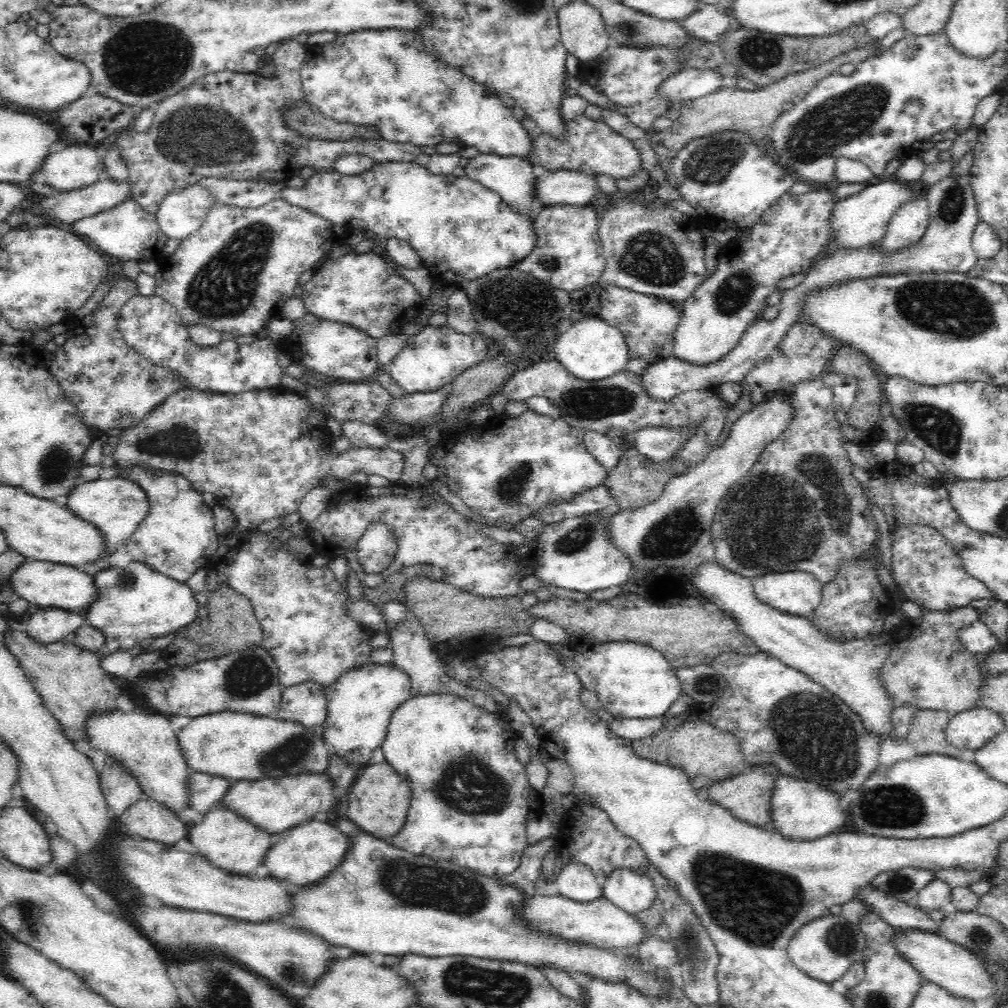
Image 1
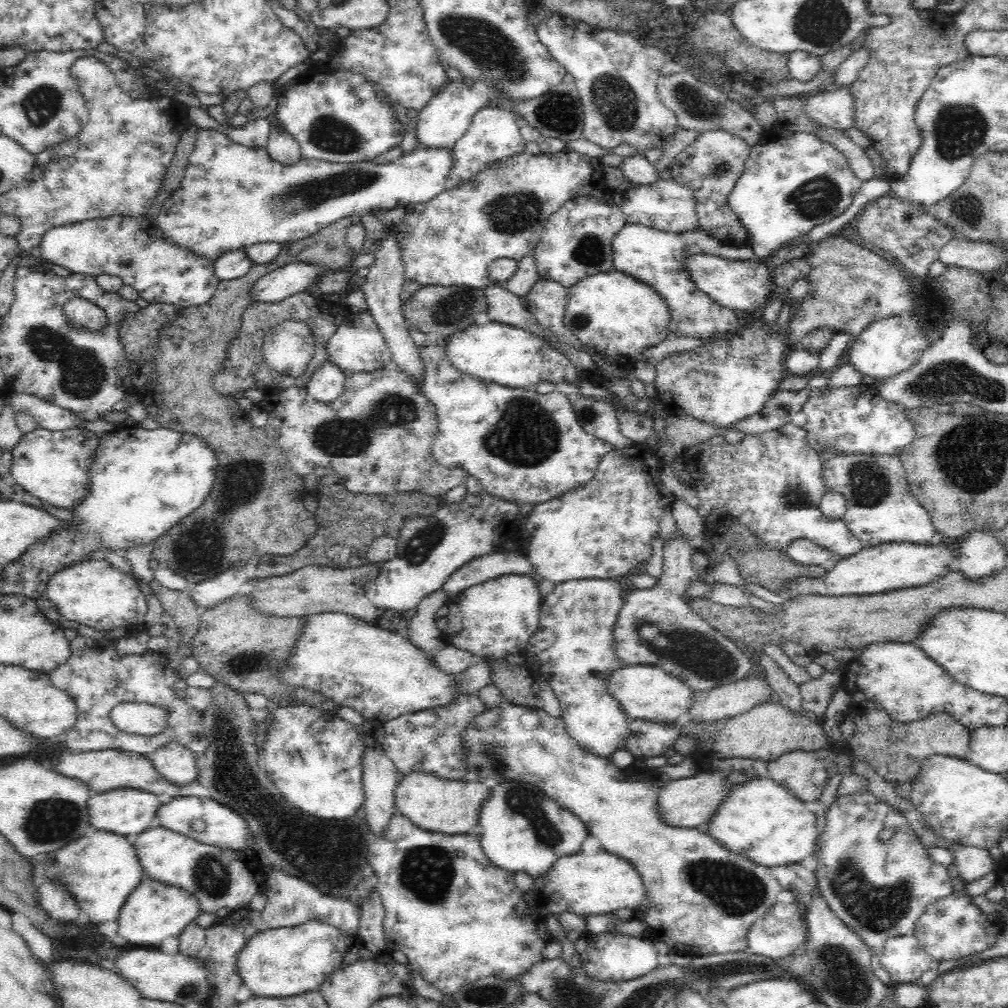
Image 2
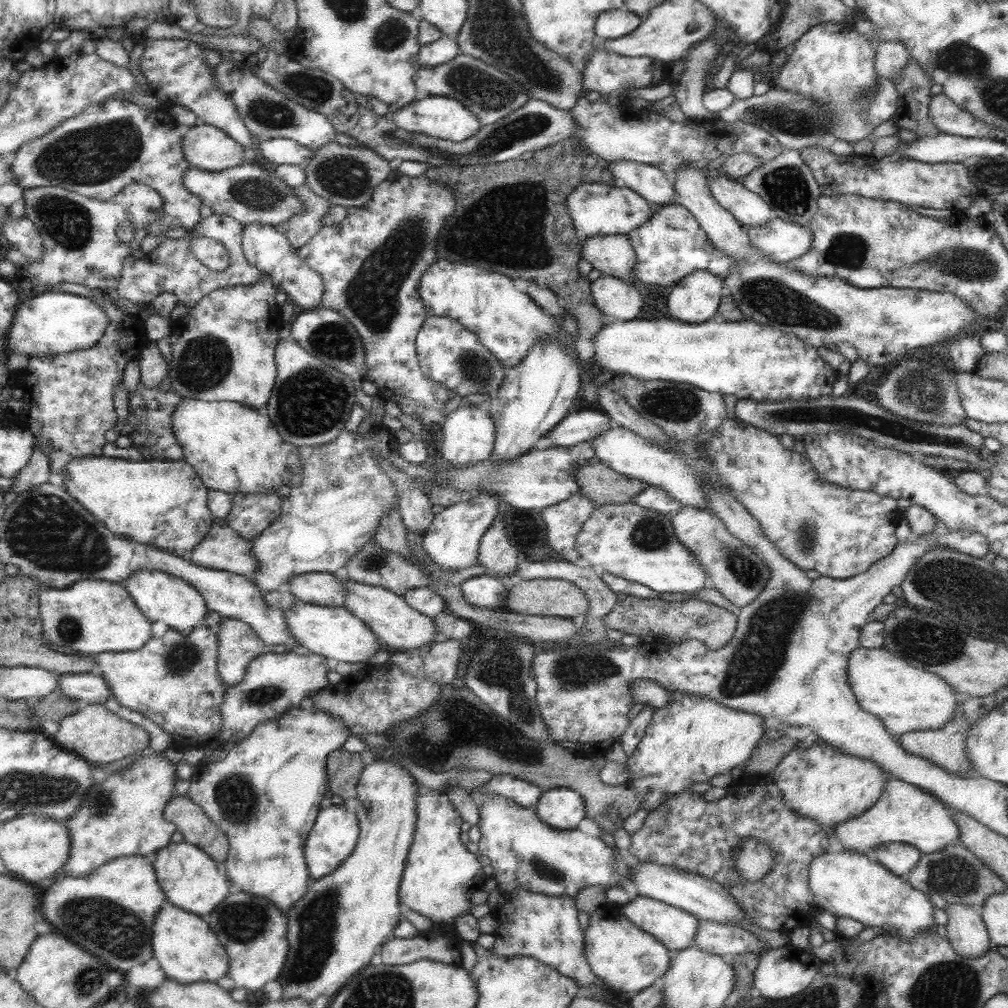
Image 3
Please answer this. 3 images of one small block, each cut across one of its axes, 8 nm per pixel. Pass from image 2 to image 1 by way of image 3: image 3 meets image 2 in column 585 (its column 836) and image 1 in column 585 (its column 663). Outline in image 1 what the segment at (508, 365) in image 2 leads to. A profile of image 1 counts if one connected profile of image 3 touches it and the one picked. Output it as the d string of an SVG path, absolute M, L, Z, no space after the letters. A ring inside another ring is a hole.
M594 318L580 320L570 330L560 334L558 342L554 342L554 356L572 376L584 382L602 382L614 374L620 374L622 370L626 370L626 364L630 360L622 332L608 326L608 322Z

